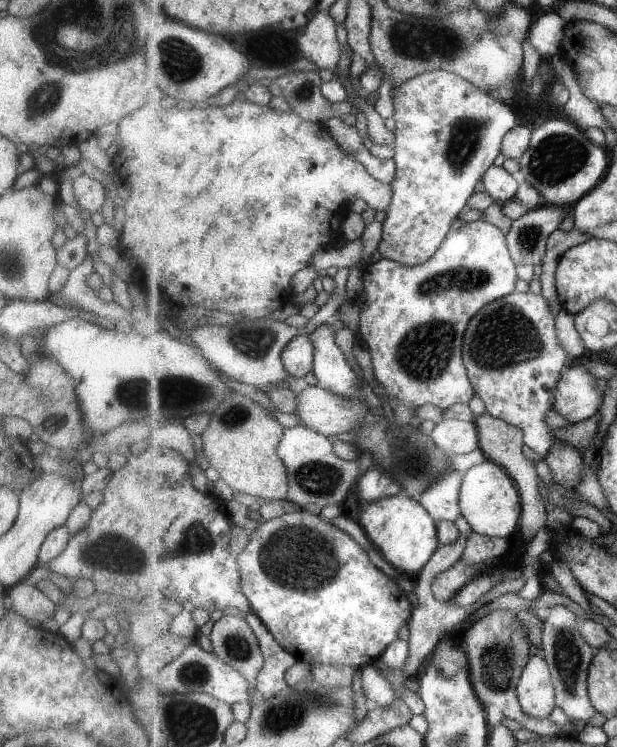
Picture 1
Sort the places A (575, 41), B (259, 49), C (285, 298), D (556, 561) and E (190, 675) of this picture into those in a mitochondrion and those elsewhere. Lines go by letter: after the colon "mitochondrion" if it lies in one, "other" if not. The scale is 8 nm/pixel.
A: other
B: other
C: other
D: other
E: mitochondrion

